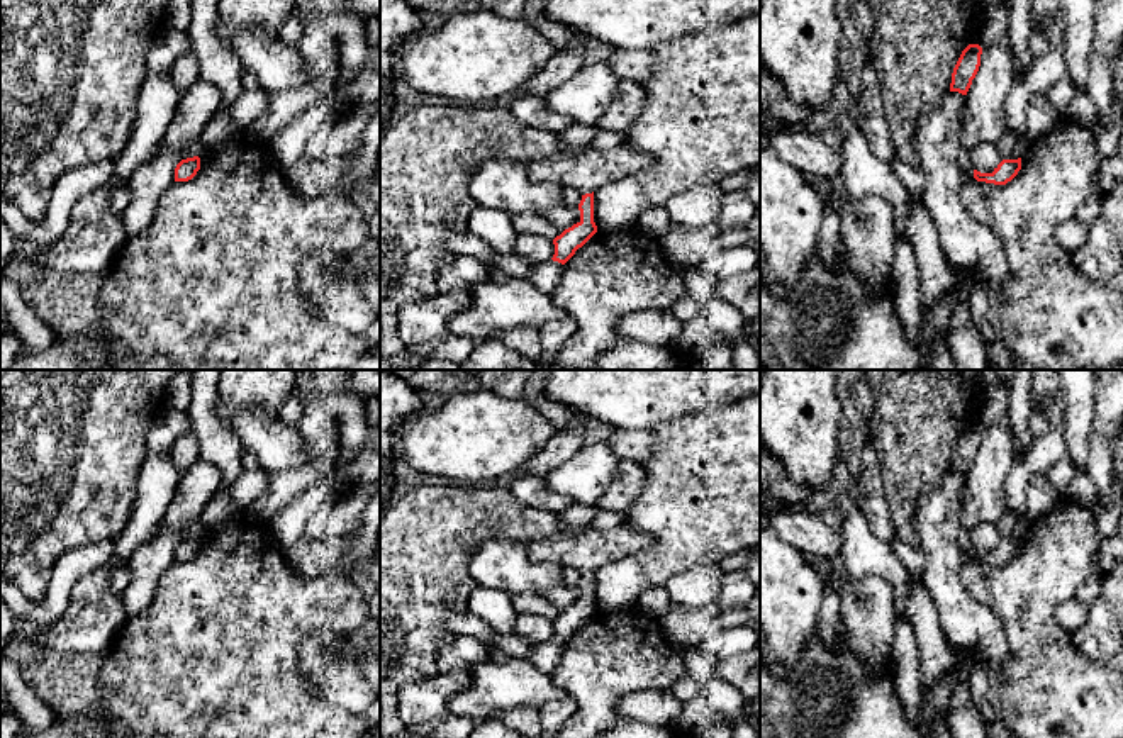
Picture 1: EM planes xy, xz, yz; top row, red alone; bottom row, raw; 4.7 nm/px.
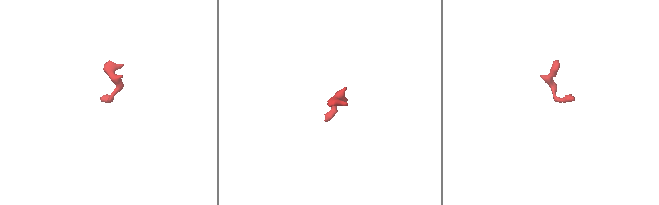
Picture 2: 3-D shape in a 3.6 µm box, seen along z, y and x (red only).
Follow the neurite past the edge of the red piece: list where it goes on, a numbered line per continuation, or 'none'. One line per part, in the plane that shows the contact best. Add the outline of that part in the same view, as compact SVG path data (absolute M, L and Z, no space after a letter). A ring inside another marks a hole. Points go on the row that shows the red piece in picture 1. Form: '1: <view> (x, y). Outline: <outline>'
1: xz (545, 275). Outline: M553 260L536 265L531 275L533 285L538 290L551 295L556 287L556 280L558 280L562 266L563 266L562 263Z

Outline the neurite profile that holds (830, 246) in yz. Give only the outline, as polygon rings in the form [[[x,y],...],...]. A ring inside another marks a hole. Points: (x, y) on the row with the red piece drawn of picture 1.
[[[828,202],[824,204],[824,214],[819,229],[819,244],[816,249],[818,256],[821,258],[826,268],[833,268],[836,258],[843,251],[840,231],[841,231],[840,207],[836,202]]]

